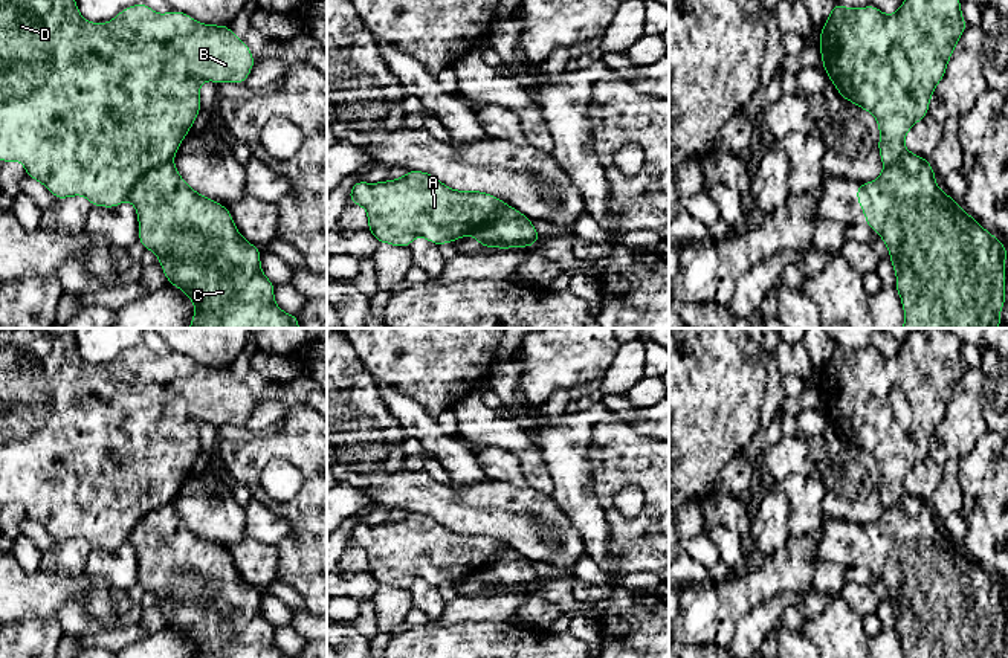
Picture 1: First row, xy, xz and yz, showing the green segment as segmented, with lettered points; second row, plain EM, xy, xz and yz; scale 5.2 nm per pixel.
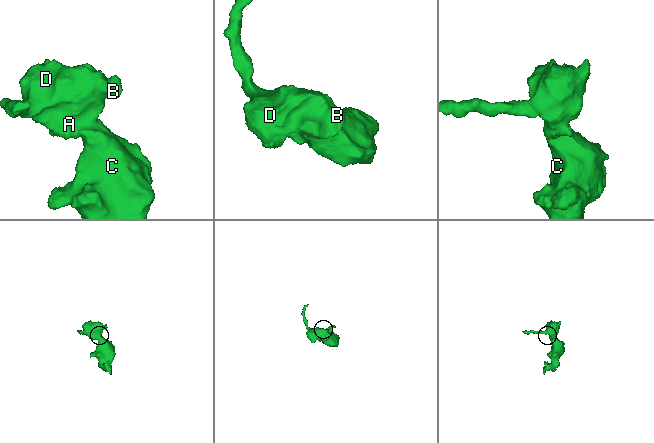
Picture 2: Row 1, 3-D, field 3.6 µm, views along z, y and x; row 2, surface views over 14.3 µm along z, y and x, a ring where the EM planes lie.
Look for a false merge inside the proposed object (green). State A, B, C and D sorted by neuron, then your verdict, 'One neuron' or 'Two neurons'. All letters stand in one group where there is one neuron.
Groups: A B D / C. Two neurons

